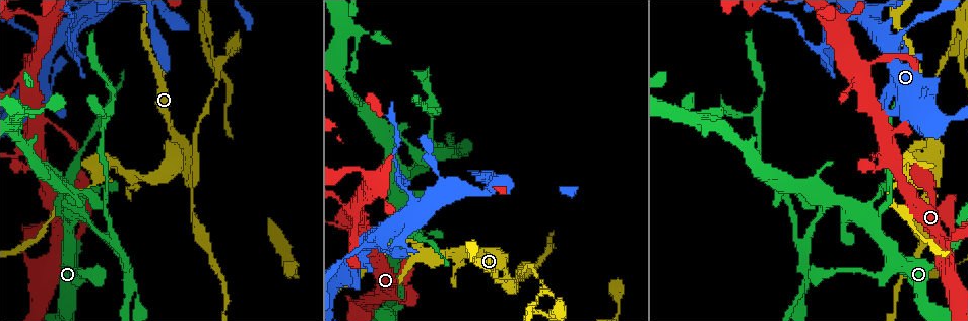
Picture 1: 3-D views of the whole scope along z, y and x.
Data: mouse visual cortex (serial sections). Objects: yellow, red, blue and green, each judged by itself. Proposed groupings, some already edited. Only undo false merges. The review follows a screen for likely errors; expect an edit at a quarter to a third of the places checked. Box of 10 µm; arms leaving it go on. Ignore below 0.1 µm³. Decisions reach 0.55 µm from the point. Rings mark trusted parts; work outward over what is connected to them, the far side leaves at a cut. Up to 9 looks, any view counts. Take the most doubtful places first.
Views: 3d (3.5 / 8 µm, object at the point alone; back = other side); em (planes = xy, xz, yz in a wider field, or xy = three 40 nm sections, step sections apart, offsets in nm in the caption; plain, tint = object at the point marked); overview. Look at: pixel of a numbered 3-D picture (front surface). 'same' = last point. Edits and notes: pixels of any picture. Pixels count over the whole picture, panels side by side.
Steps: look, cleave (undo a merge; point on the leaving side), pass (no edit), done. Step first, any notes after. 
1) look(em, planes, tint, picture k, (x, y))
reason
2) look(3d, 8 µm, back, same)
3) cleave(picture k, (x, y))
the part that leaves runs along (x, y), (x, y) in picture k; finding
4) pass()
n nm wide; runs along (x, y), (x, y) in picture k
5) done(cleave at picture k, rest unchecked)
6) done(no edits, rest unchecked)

look(em, xy, step 3, tint, picture 1, (511, 287))
branch point

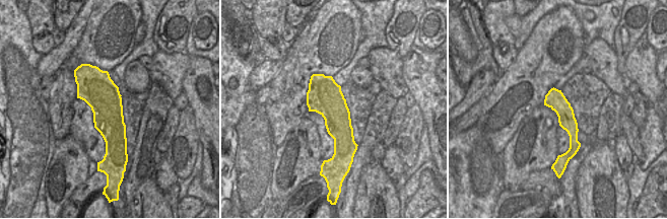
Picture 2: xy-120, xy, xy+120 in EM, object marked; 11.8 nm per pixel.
look(3d, 3.5 µm, same)
wider look

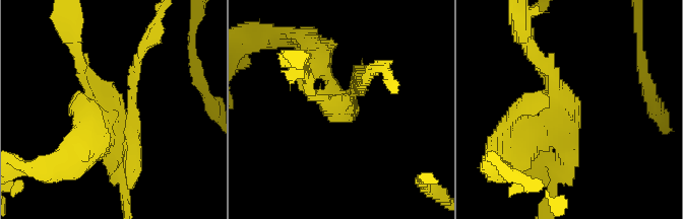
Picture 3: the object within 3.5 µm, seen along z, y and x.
cleave(picture 3, (531, 103))
the part that leaves runs along (339, 108), (349, 108), (361, 85) in picture 3; two cells meet here

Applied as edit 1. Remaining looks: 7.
look(overview)
redraw

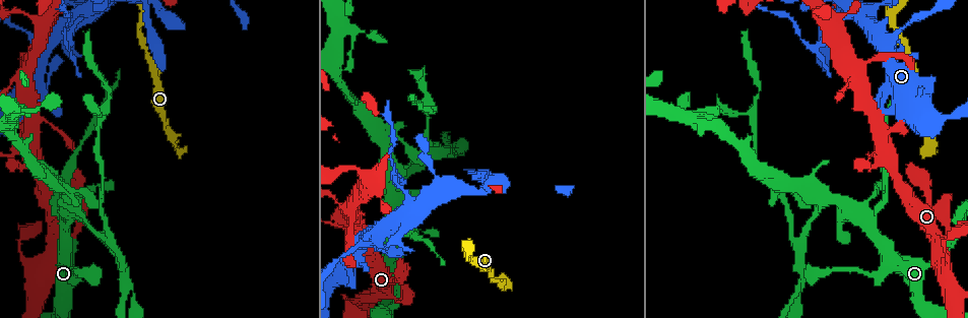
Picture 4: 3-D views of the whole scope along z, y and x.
look(3d, 3.5 µm, picture 4, (361, 243))
side arm on a straight run

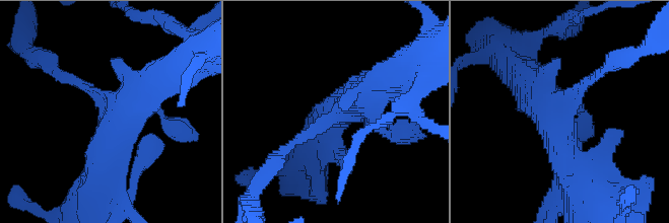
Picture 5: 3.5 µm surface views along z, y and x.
pass()
runs along (99, 174), (115, 128), (164, 78) in picture 5; all the same cell

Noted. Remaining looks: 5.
look(3d, 3.5 µm, picture 4, (814, 50))
sharp bend

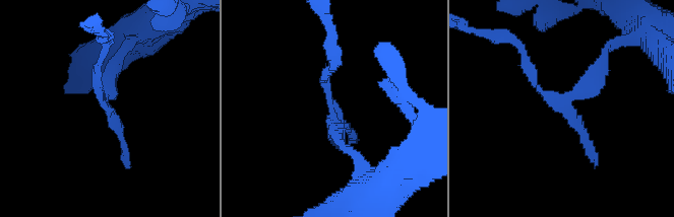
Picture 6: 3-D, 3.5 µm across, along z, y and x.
look(em, xy, step 3, tint, picture 6, (103, 103))

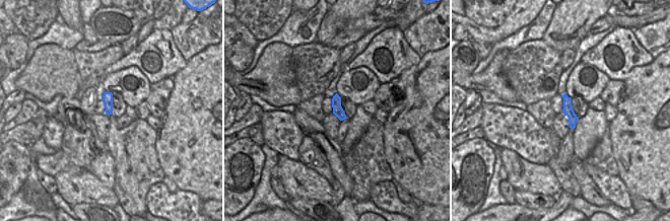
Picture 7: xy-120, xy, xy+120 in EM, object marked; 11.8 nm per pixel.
pass()
runs along (565, 98), (573, 125) in picture 7; continuous, no second cell

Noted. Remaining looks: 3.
look(3d, 3.5 µm, picture 4, (870, 219))
three-way junction

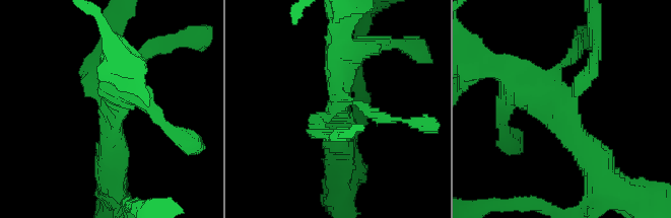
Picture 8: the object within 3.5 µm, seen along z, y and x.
look(em, xy, step 1, tint, picture 8, (566, 110))

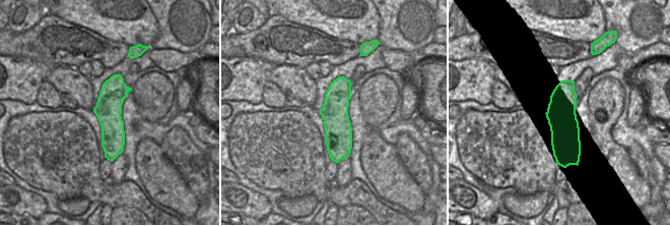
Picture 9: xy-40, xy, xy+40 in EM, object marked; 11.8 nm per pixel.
pass()
340 nm wide; runs along (118, 76), (113, 93), (113, 156) in picture 9; continuous, no second cell

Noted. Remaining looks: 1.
done(cleave at picture 3, rest unchecked)

